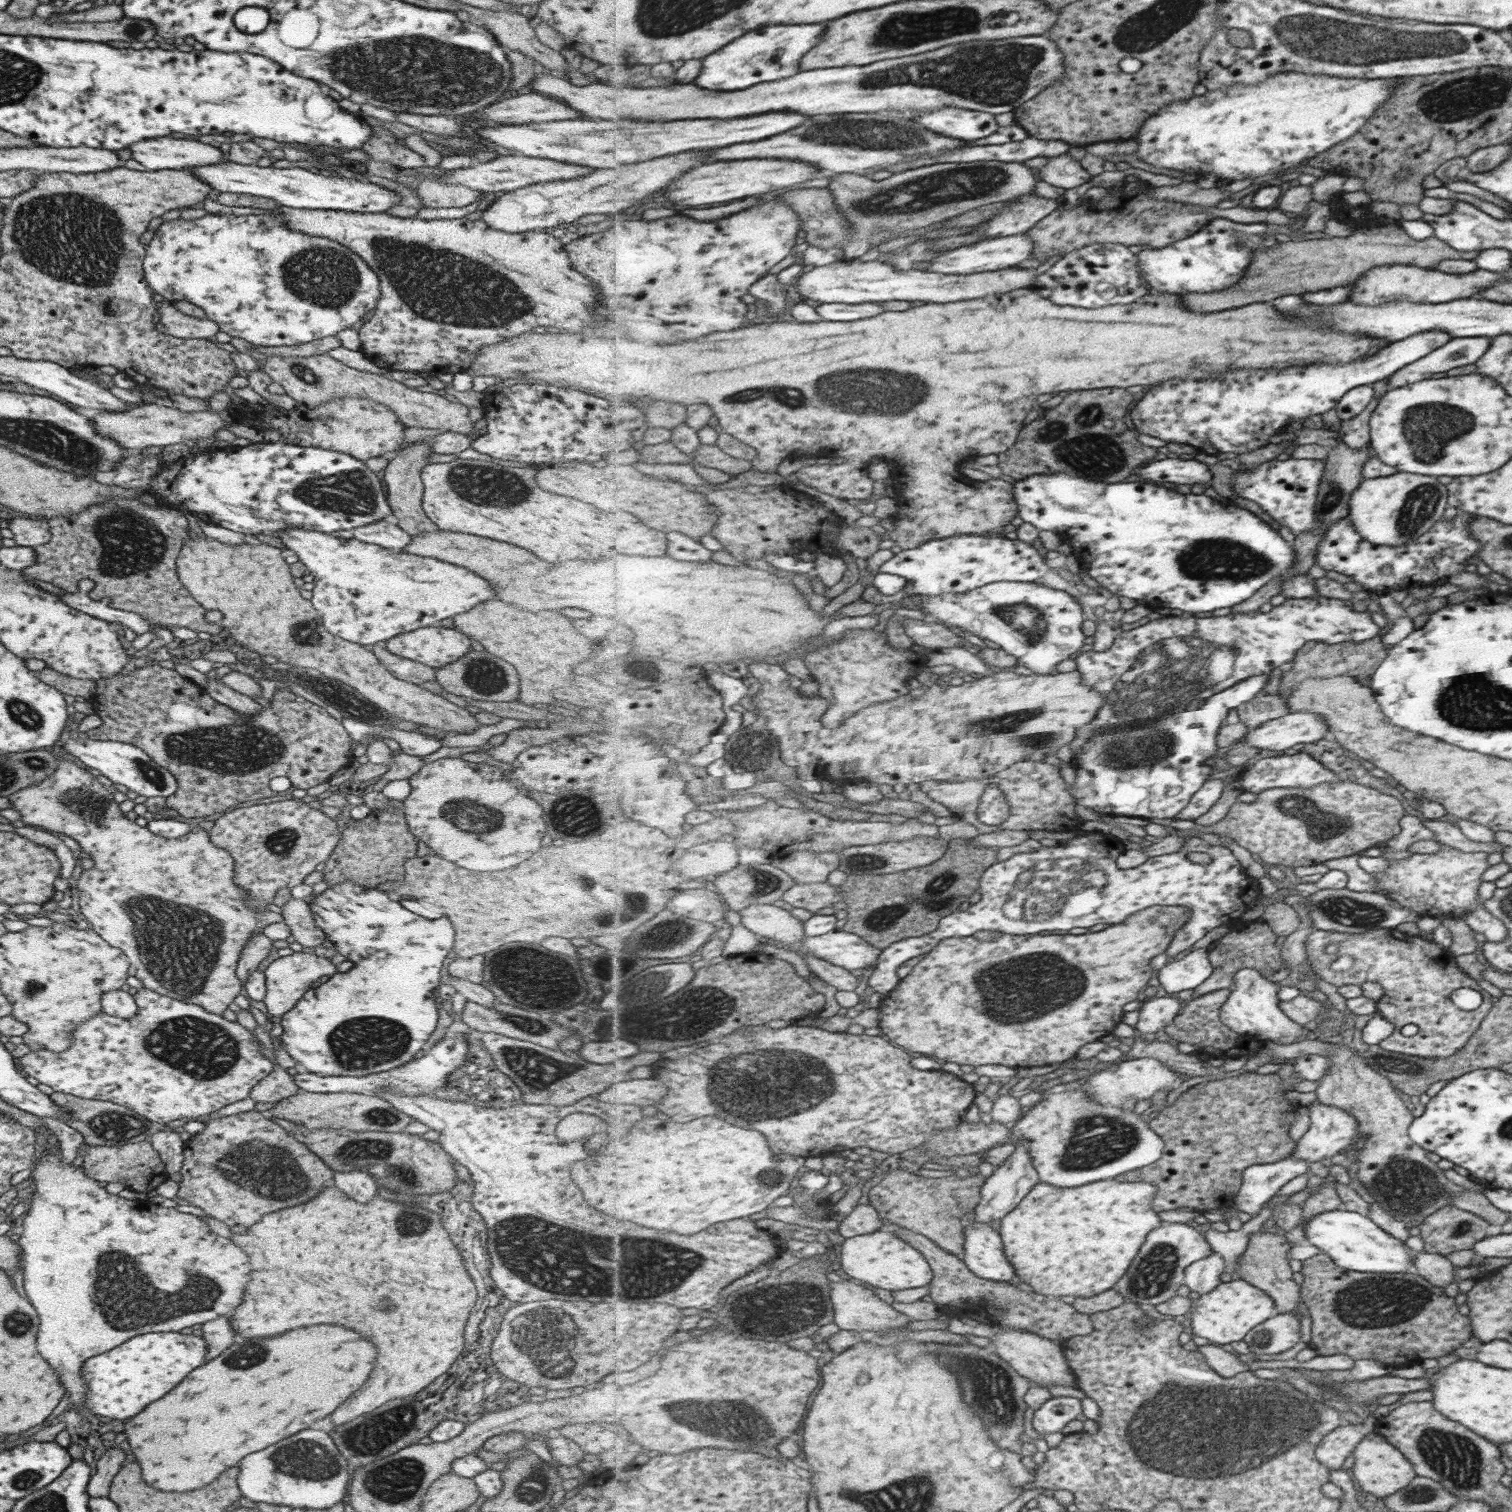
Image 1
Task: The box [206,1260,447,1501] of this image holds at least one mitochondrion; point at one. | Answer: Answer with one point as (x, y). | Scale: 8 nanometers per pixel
(372, 1436)

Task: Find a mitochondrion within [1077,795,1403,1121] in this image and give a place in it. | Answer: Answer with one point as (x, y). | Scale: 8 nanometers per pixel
(1356, 914)

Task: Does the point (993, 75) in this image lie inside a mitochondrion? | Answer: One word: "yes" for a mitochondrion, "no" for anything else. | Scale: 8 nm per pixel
yes

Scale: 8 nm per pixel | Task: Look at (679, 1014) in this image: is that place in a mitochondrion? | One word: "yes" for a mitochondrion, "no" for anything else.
yes

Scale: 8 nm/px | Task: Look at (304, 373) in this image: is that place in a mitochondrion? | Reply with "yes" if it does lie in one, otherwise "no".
yes

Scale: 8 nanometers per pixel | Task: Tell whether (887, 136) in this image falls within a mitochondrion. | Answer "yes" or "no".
yes

